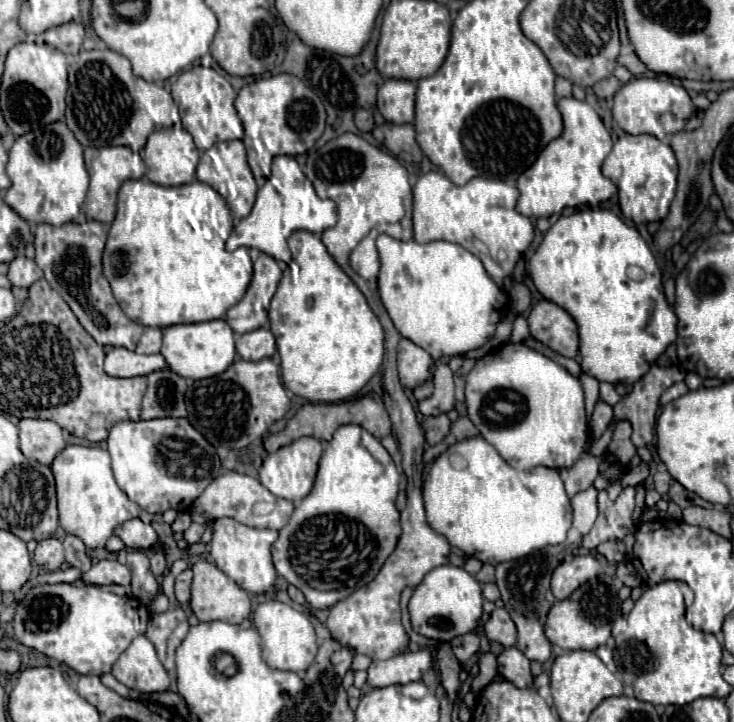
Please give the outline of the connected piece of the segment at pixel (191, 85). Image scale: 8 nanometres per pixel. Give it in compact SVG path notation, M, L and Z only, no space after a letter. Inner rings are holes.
M198 65L198 67L192 67L190 71L184 71L176 79L176 83L172 85L172 95L176 97L176 105L180 109L182 125L194 137L194 143L200 151L206 151L214 143L220 143L220 141L232 141L232 139L244 137L240 117L234 109L236 91L214 69L206 69L206 67Z

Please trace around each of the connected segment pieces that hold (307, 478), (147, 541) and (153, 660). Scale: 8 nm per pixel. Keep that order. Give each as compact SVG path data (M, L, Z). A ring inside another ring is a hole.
M300 437L294 443L286 445L286 447L280 447L276 453L272 453L272 455L268 455L264 459L264 463L260 467L260 481L276 497L282 497L282 499L298 503L310 493L310 489L314 485L320 455L322 455L322 443L318 439Z
M132 519L122 523L116 529L116 535L130 547L130 549L140 549L140 551L148 551L148 549L158 549L160 547L160 539L158 533L152 529L152 525L142 523L140 519Z
M144 635L132 639L128 649L116 659L116 665L112 665L112 675L140 693L166 691L170 685L154 645Z

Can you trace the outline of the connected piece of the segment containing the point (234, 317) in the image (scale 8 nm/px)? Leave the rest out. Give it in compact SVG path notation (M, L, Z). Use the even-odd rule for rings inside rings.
M260 253L254 261L254 277L246 295L226 313L226 323L236 333L250 333L252 329L260 329L268 323L270 299L276 293L280 277L282 269L278 261L266 253Z

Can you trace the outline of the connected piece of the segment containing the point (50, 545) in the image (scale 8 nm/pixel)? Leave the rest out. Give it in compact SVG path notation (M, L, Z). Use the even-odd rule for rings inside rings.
M56 537L40 541L36 551L34 551L34 561L44 571L56 571L64 563L64 547L62 547L62 543Z

